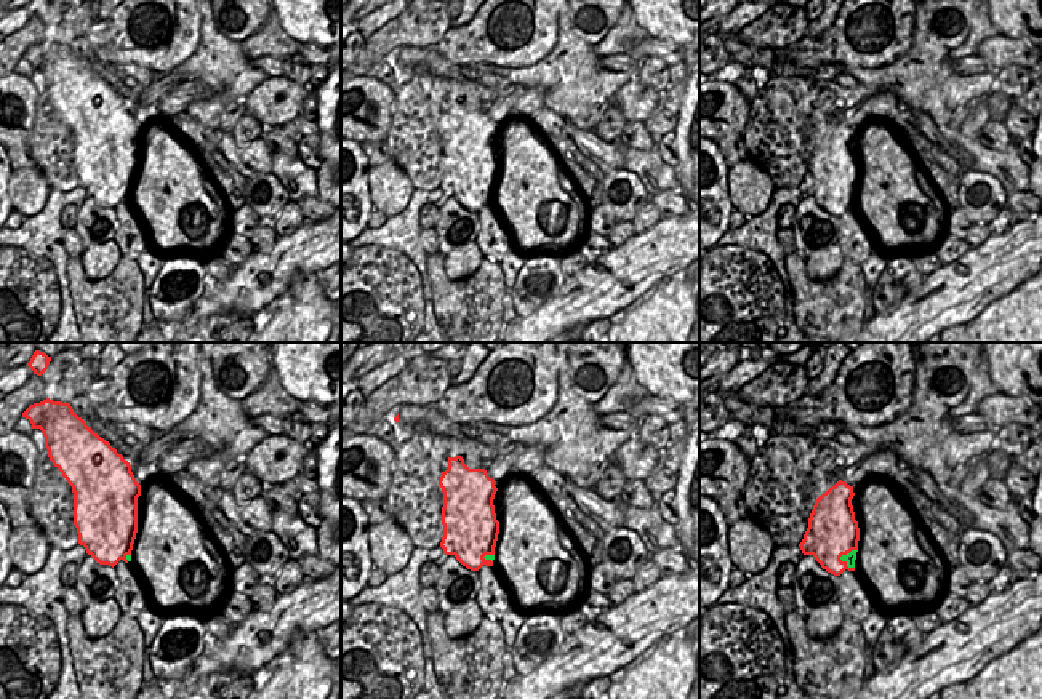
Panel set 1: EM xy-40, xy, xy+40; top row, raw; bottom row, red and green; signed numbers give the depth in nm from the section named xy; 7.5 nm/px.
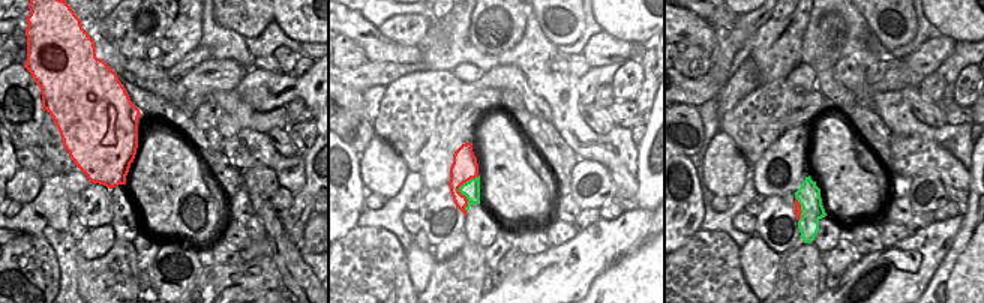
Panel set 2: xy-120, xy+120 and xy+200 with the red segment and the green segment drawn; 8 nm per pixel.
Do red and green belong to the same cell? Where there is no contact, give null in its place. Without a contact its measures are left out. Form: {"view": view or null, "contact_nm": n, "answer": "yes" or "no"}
{"view": "xy+40", "contact_nm": 170, "answer": "yes"}

